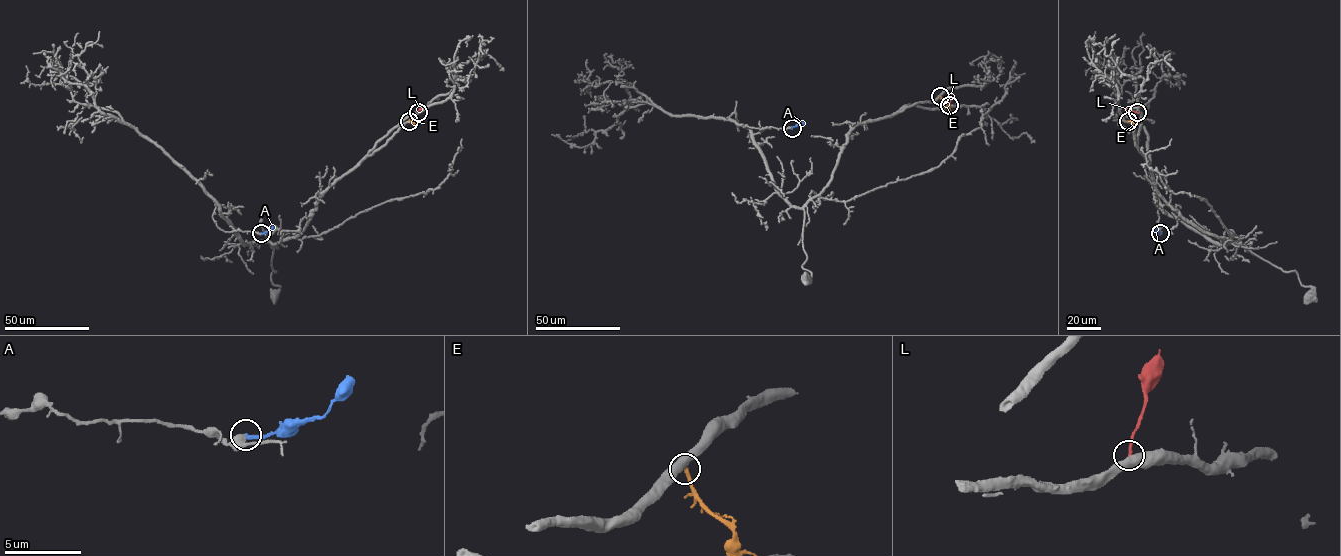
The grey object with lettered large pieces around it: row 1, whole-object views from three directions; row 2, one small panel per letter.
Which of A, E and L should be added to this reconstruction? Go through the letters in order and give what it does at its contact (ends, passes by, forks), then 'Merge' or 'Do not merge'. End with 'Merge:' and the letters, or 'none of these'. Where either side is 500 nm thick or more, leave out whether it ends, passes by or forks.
A: It ends there. Do not merge
E: Do not merge
L: Do not merge
Merge: none of these

